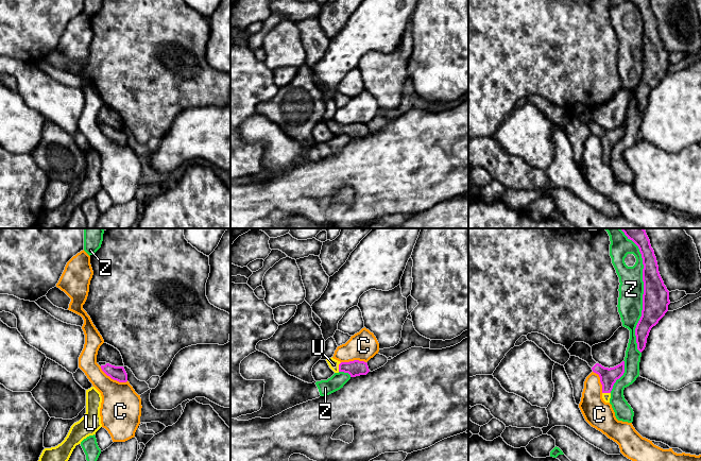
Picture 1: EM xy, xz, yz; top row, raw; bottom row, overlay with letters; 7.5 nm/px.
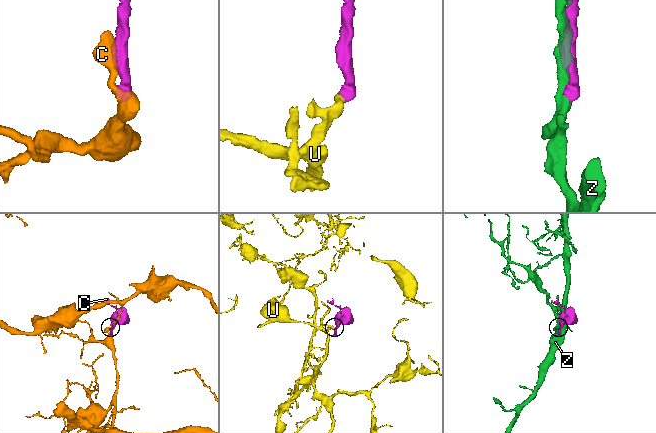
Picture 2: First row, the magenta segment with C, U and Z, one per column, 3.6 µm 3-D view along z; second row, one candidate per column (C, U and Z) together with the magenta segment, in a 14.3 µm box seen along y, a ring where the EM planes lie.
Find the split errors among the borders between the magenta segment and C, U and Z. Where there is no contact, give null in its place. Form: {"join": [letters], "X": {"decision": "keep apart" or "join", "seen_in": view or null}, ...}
{"join": ["U"], "C": {"decision": "keep apart", "seen_in": "xy"}, "U": {"decision": "join", "seen_in": "xz"}, "Z": {"decision": "keep apart", "seen_in": "yz"}}

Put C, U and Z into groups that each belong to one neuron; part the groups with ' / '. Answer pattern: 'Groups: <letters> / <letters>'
Groups: C / U / Z

